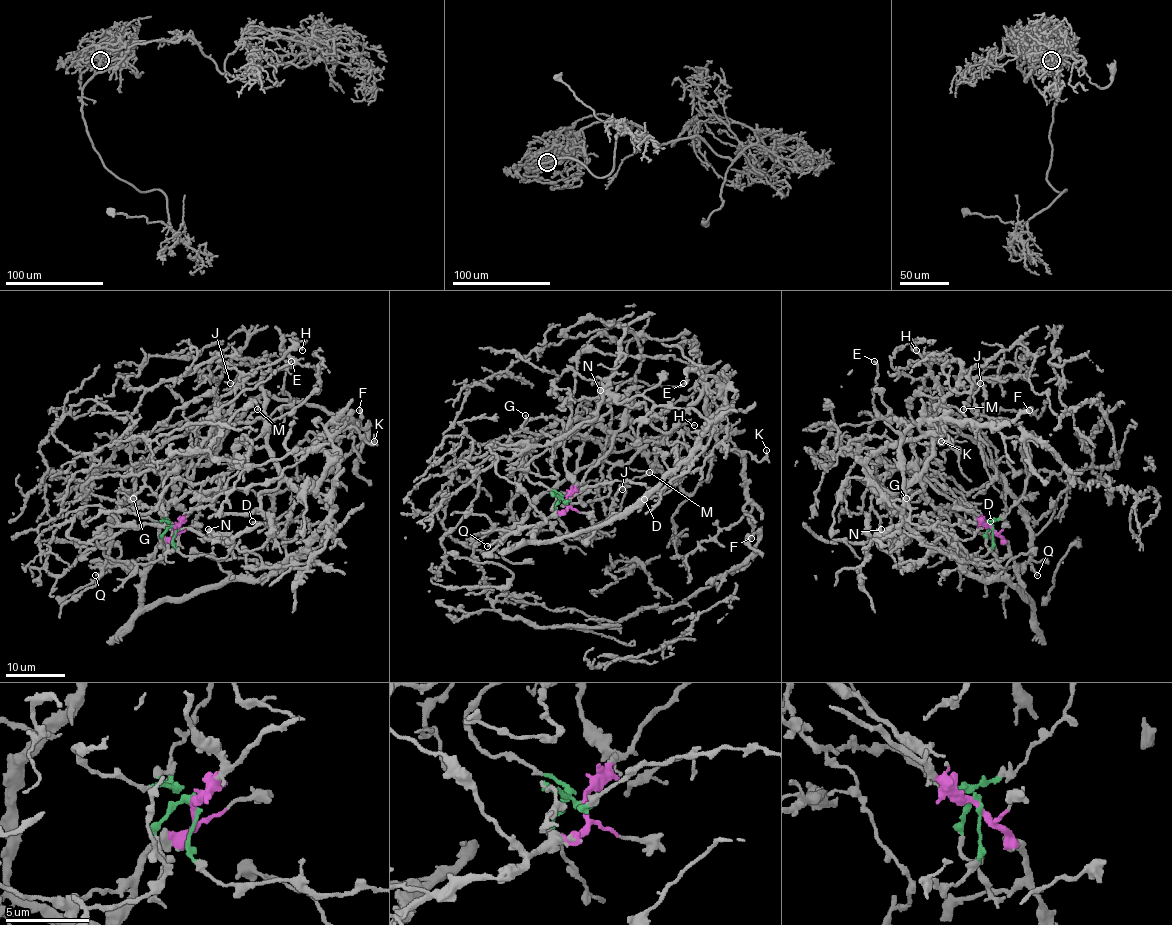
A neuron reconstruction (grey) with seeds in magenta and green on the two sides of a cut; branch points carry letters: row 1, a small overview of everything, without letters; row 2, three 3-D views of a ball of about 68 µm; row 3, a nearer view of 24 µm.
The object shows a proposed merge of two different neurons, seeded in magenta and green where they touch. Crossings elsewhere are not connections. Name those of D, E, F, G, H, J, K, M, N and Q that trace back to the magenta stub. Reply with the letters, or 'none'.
E, H, N, Q

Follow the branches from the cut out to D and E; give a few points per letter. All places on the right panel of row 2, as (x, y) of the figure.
D: (992, 528), (918, 492), (899, 493), (894, 513), (918, 482), (880, 493), (903, 501), (912, 523), (991, 522)
E: (992, 528), (1017, 570), (1031, 557), (1029, 519), (1007, 480), (961, 433), (887, 421), (874, 408), (874, 360)

